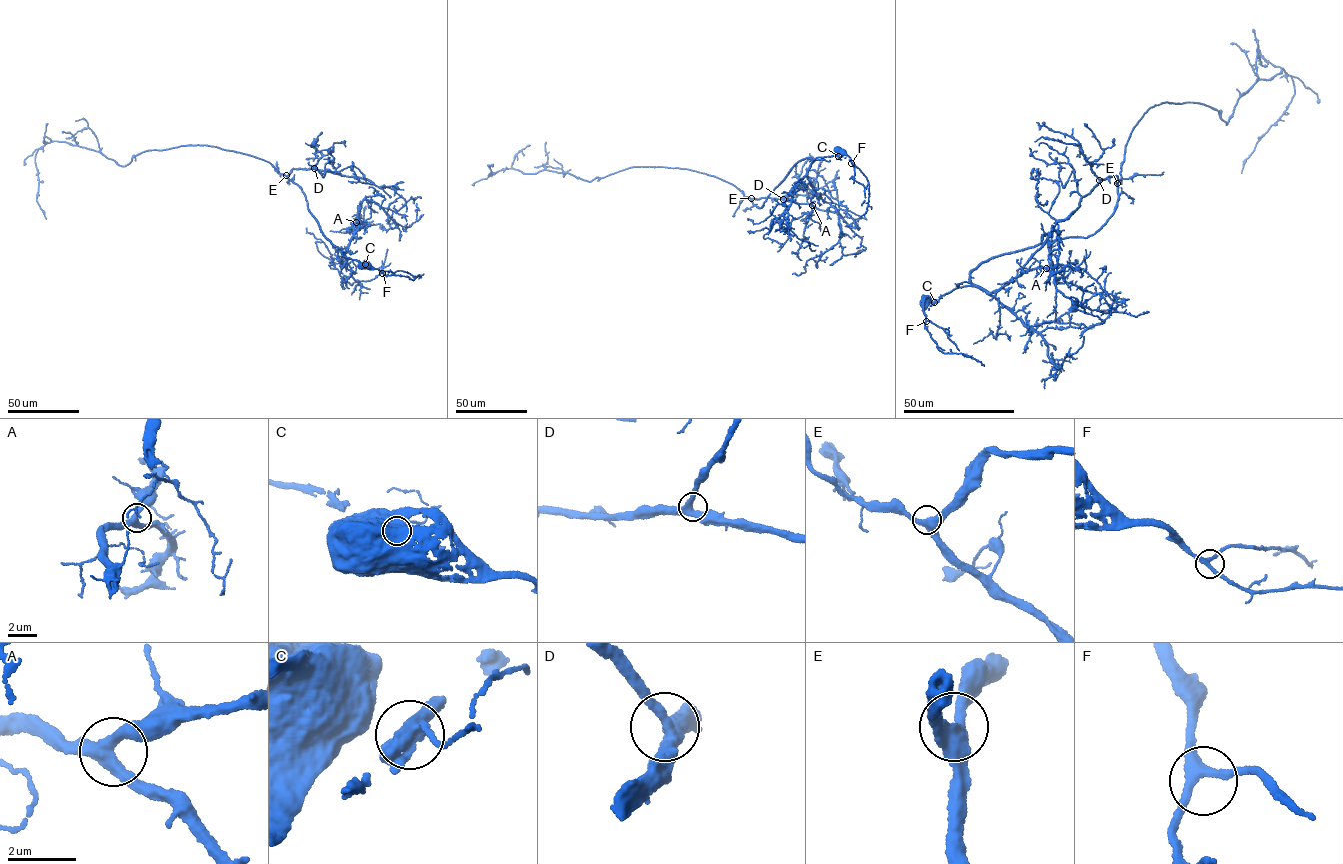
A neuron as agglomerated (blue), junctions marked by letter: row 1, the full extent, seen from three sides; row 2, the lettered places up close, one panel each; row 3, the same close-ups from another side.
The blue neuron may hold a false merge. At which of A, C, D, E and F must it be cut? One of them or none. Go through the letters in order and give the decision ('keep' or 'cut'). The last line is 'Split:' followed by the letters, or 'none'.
A: keep
C: keep
D: keep
E: keep
F: keep
Split: none

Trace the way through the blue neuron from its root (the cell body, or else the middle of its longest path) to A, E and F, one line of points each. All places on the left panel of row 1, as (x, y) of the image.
A: (361, 266), (360, 261), (342, 253), (347, 249), (354, 233), (352, 224), (356, 222)
E: (361, 266), (360, 261), (344, 257), (342, 250), (326, 239), (309, 211), (302, 190), (286, 175)
F: (361, 266), (382, 273)

